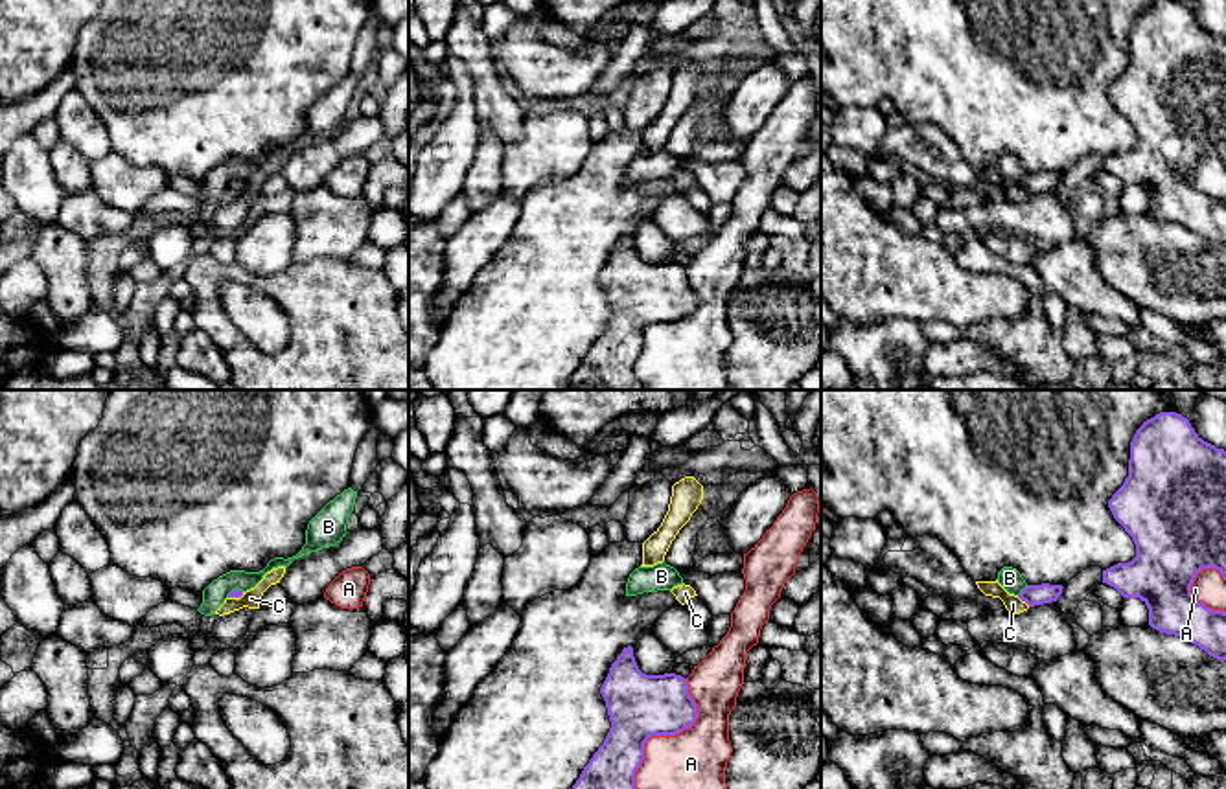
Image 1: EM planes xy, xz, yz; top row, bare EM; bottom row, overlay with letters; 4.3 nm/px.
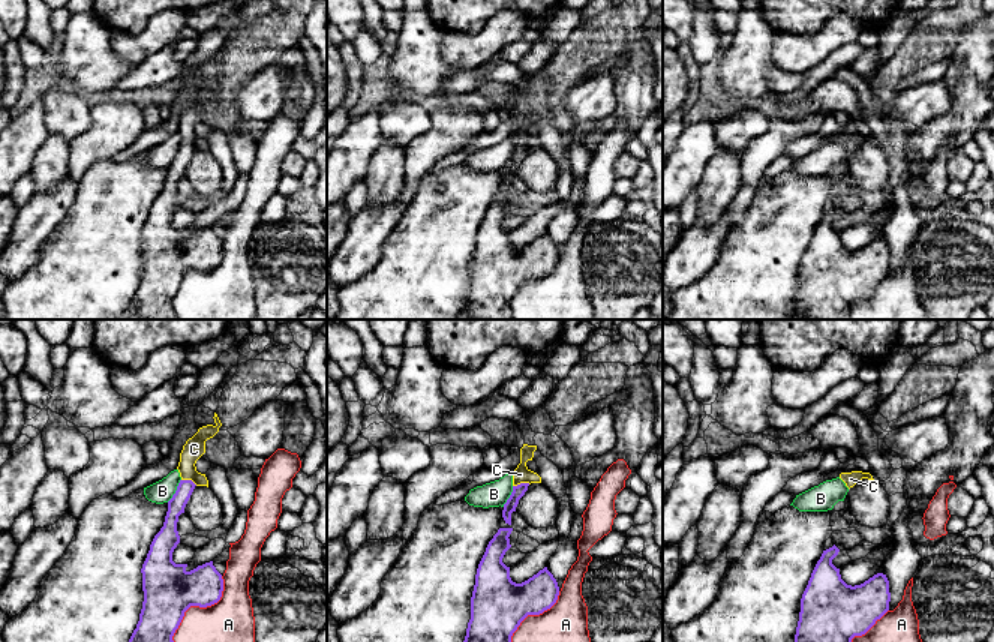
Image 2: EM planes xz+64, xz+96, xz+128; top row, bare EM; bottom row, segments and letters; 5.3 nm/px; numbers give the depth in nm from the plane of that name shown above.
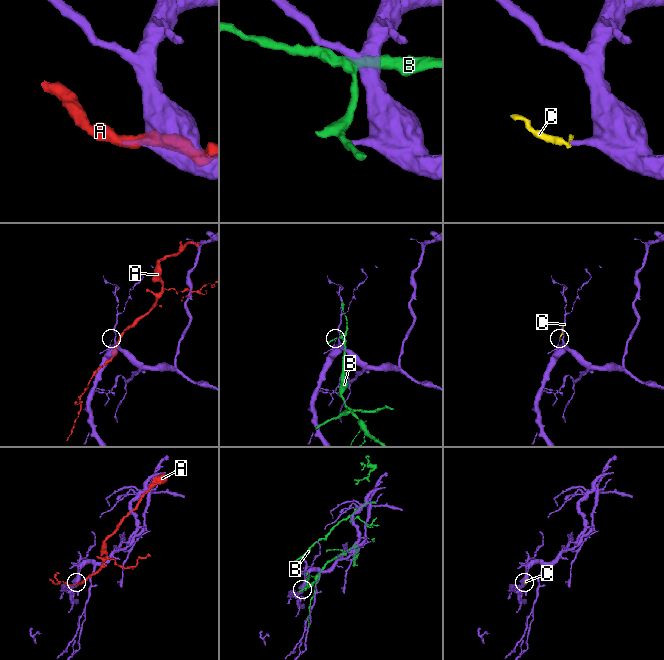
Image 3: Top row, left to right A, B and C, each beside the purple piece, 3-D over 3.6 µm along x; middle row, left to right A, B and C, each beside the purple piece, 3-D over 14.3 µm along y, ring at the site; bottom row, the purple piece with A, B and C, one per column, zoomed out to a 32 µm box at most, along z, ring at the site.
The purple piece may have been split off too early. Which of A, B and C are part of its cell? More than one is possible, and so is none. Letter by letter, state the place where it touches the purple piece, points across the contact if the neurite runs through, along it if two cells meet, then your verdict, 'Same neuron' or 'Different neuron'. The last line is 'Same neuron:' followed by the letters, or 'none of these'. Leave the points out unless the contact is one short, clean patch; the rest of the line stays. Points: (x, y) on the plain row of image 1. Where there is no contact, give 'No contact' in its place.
A: Touches purple at xz (661, 322). Different neuron
B: Touches purple at yz (1024, 177). Boundary: yz (1028, 173), (1017, 182). Different neuron
C: Touches purple at yz (1024, 188). Path across: yz (1033, 182), (1024, 188), (1013, 192). Same neuron
Same neuron: C

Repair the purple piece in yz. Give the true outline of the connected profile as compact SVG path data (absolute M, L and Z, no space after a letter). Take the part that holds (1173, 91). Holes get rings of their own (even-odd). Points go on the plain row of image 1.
M1160 0L1136 18L1128 64L1108 96L1132 125L1136 145L1103 158L1103 171L1123 186L1139 186L1152 217L1226 248L1226 200L1206 195L1191 182L1202 156L1215 156L1226 167L1226 39L1204 29L1182 2Z

